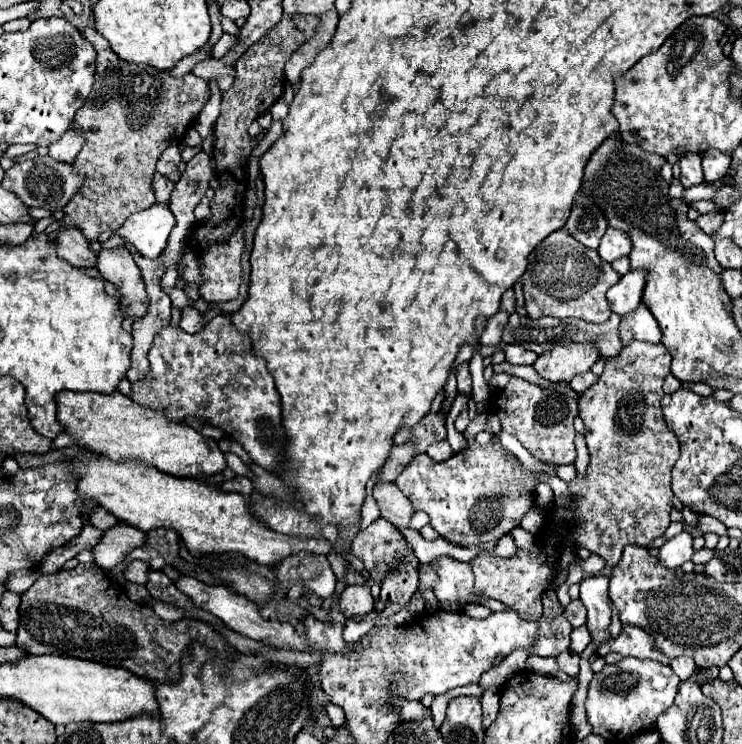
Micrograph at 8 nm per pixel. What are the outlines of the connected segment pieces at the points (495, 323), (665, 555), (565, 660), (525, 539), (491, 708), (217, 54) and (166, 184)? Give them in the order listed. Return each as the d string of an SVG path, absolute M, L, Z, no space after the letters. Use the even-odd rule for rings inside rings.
M508 312L494 314L488 320L488 324L486 324L486 328L484 328L482 336L480 336L480 344L482 346L498 346L500 338L502 338L502 328L506 326L506 320L508 320Z
M678 534L674 538L670 538L658 554L658 560L662 560L662 564L666 564L668 568L680 568L686 560L690 560L694 554L692 548L692 534Z
M566 650L562 654L558 654L558 664L560 664L560 670L564 670L570 678L576 678L578 676L578 662L580 662L580 656L572 650Z
M516 526L516 528L510 532L510 536L514 538L514 542L516 542L518 548L526 548L526 550L530 550L532 546L536 546L536 536L530 534L530 532L526 532L526 530L520 528L520 526Z
M486 690L480 698L482 702L482 712L484 712L484 720L482 720L482 728L488 728L498 714L498 704L500 704L500 692L498 690Z
M223 33L222 37L213 46L212 57L215 59L221 59L228 53L231 47L237 41L237 37L231 34Z
M154 174L152 178L152 190L156 196L156 202L168 202L170 200L170 192L174 188L174 182L162 174Z

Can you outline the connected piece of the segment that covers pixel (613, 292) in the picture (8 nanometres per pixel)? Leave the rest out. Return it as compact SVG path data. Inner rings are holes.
M634 270L634 272L624 274L620 278L620 282L614 284L606 294L610 310L618 316L632 314L638 308L638 304L642 302L644 284L646 284L646 280L644 280L642 270Z

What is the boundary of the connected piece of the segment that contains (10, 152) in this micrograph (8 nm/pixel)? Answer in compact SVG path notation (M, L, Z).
M34 144L11 145L5 152L4 156L8 157L11 160L14 160L16 157L25 155L34 150L35 150Z

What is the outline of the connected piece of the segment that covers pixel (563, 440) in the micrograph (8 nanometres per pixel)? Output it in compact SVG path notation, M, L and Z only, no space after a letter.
M512 378L502 390L496 392L494 404L492 398L486 404L486 412L492 412L500 418L500 426L504 432L516 436L520 444L538 460L552 464L572 464L576 460L574 448L574 424L572 420L578 414L578 394L560 384L558 390L540 388L522 378Z

